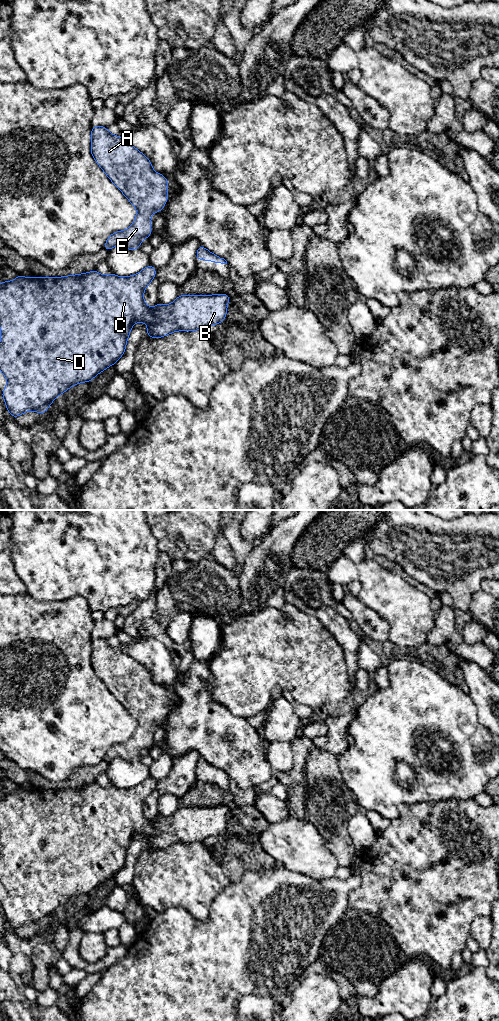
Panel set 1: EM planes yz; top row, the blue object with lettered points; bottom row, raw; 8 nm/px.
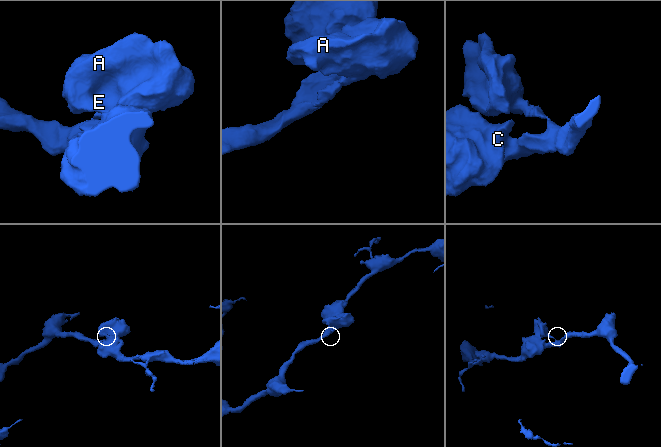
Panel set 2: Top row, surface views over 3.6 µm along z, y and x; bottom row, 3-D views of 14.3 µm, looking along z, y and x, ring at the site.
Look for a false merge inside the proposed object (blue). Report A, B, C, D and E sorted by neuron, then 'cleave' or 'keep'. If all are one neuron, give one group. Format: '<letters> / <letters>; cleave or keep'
A B C D E; keep

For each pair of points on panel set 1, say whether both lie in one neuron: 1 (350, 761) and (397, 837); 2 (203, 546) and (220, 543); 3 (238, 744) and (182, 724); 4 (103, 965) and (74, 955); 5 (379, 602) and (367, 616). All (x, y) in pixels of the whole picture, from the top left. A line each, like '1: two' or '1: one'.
1: two
2: two
3: one
4: one
5: two

